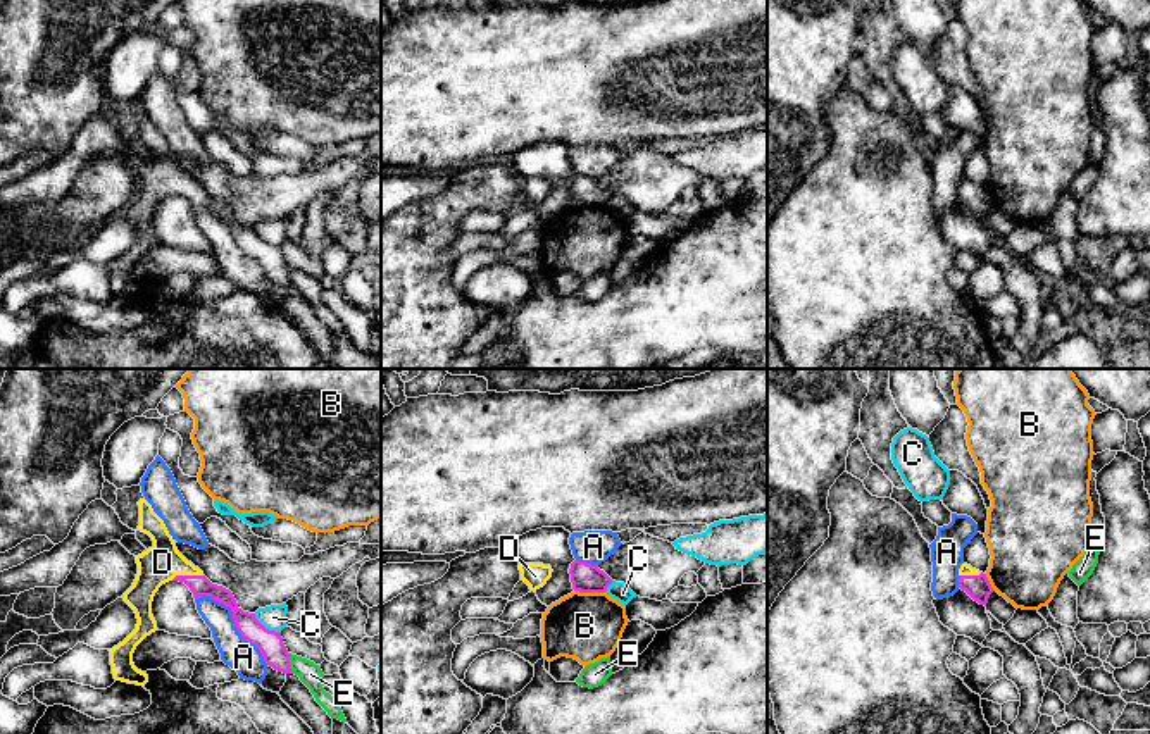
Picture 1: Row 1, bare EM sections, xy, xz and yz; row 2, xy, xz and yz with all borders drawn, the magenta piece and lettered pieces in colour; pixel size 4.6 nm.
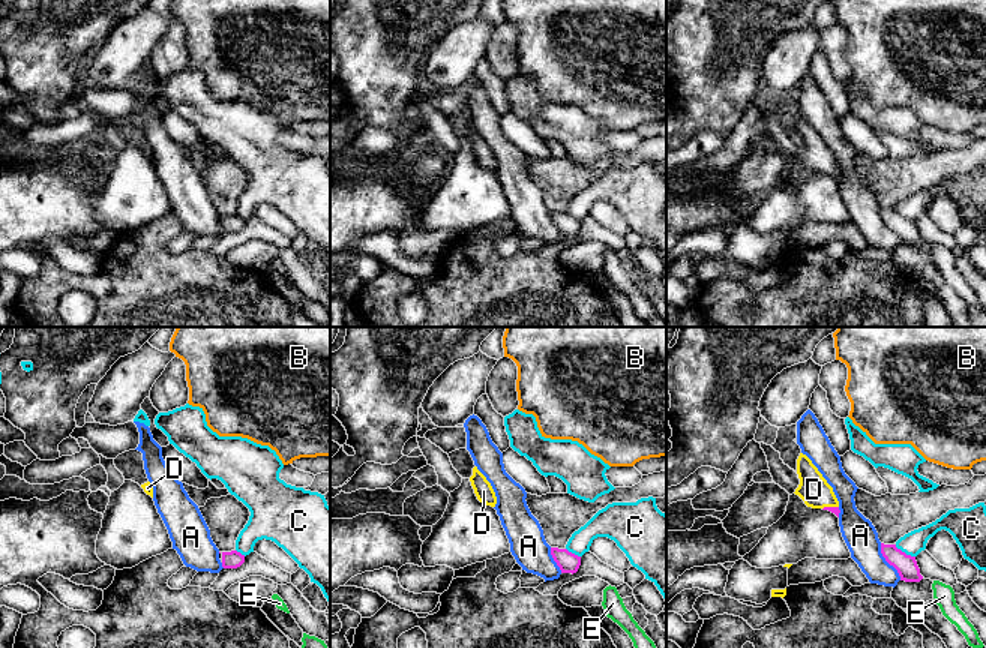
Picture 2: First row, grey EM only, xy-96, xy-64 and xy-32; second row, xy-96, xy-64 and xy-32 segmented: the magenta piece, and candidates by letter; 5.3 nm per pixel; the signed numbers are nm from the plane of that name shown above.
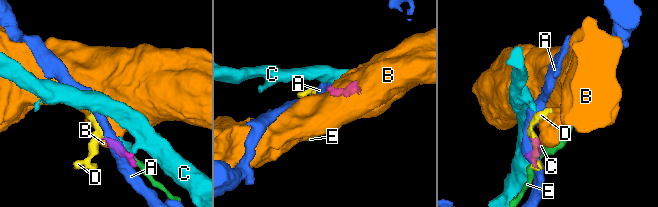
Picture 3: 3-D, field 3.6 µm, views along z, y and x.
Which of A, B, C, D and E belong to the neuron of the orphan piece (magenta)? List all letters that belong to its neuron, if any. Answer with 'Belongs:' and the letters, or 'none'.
Belongs: D

